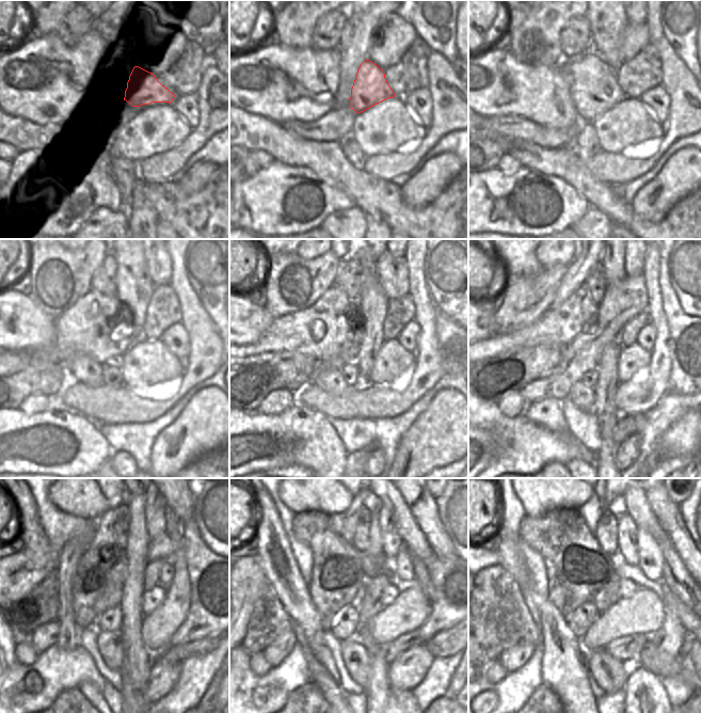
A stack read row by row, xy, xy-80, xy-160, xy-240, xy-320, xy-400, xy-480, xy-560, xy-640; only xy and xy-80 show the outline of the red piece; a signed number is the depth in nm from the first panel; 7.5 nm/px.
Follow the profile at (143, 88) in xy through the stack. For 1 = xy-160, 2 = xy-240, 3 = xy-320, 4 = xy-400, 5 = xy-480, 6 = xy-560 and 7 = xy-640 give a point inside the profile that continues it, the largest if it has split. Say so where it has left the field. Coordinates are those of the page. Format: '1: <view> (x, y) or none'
1: xy-160 (588, 76)
2: xy-240 (93, 326)
3: xy-320 (334, 323)
4: xy-400 (578, 314)
5: xy-480 (104, 540)
6: xy-560 (347, 532)
7: xy-640 (607, 500)

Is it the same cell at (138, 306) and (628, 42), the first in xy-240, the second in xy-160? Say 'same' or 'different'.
different

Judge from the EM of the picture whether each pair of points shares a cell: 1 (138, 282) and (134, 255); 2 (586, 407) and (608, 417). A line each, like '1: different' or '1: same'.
1: same
2: different

